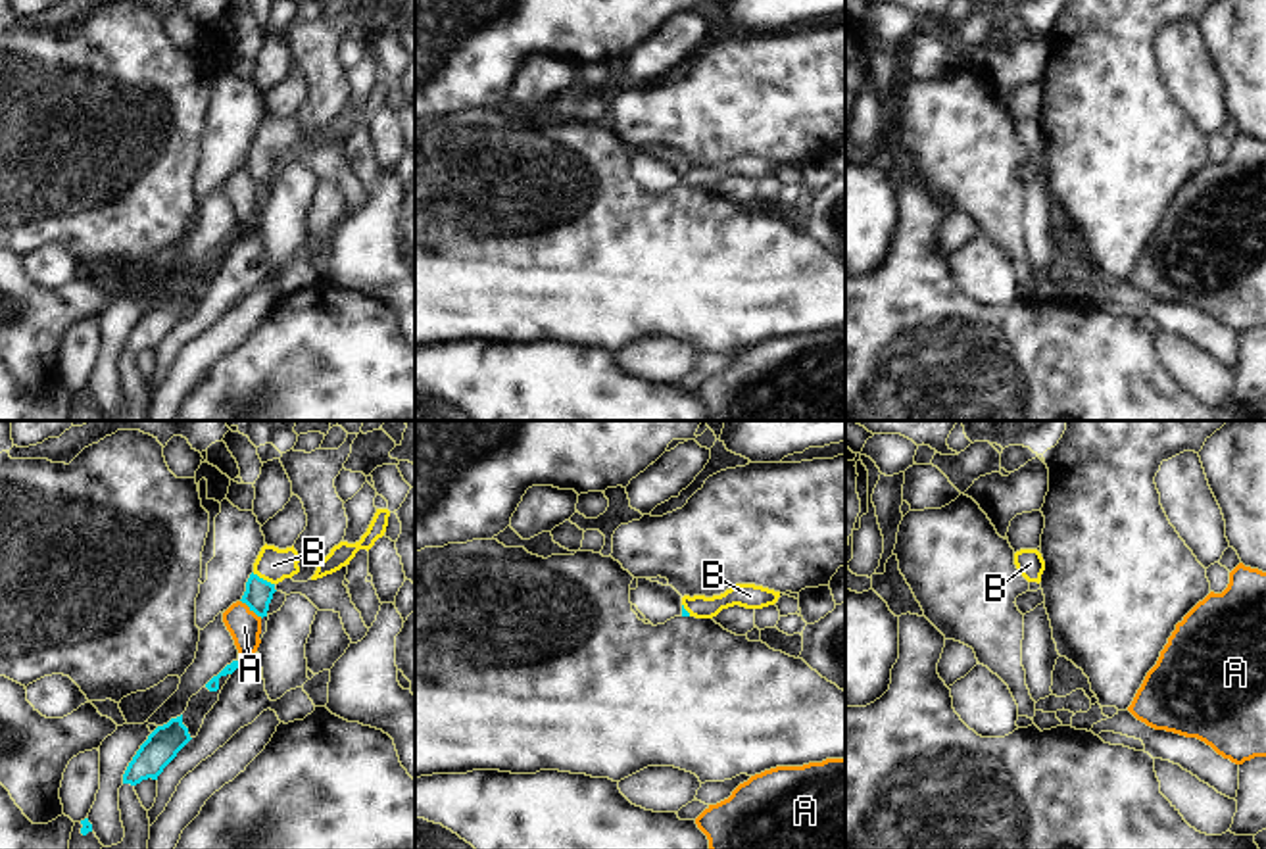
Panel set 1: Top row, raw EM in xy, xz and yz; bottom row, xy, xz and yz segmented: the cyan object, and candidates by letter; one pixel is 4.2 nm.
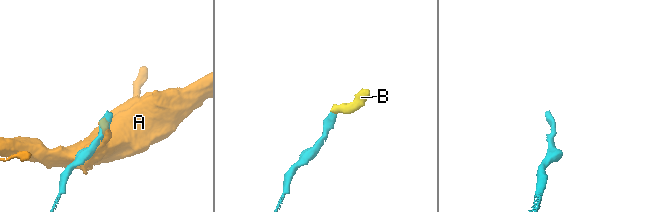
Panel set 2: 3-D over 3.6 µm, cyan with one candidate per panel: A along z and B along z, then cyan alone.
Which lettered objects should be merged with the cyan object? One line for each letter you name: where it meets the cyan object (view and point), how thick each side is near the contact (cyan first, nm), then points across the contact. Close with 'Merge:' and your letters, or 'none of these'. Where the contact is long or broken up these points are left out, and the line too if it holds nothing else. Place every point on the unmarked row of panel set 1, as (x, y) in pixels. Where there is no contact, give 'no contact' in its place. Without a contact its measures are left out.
B: contact xy (262, 148); calibres 120 and 140 nm; way xy (258, 164), (262, 148), (273, 135)
Merge: B

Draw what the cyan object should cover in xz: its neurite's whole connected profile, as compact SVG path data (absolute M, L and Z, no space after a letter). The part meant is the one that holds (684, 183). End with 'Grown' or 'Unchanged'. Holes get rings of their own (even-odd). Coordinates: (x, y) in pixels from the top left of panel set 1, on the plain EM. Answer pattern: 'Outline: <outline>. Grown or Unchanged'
Outline: M736 154L720 165L705 167L705 165L684 165L682 167L682 186L695 188L713 188L722 179L740 175L745 179L763 179L774 175L780 167L780 161L755 156L755 154Z. Grown.

